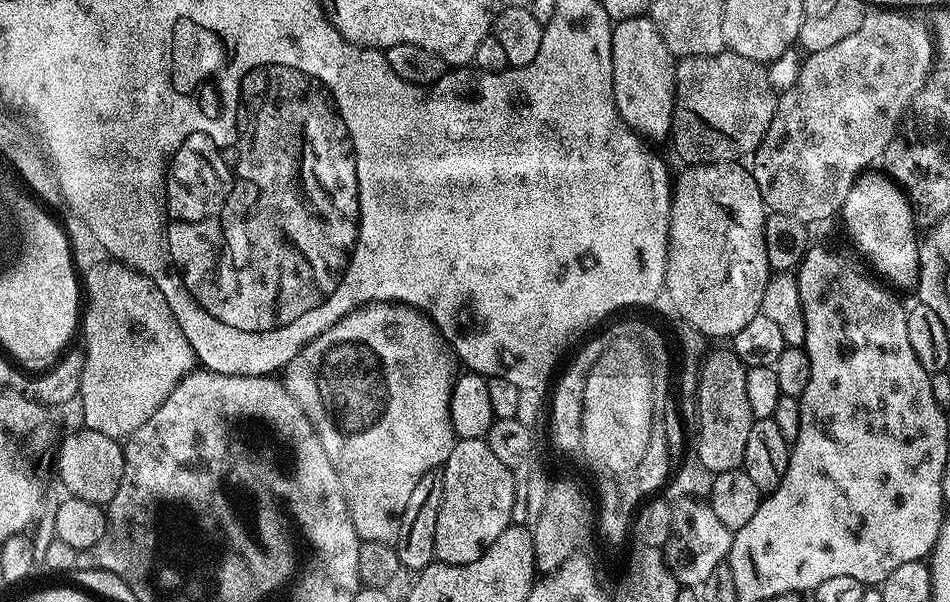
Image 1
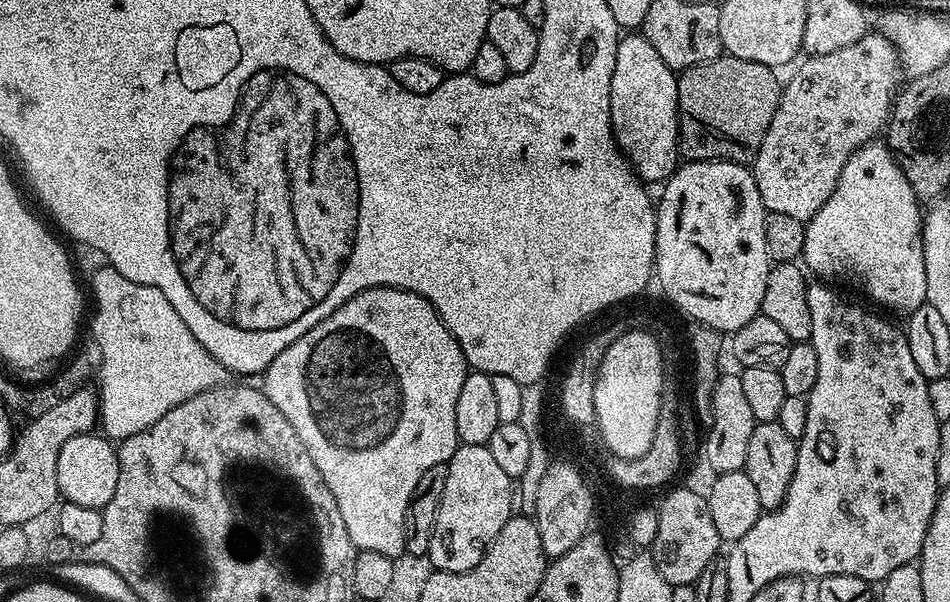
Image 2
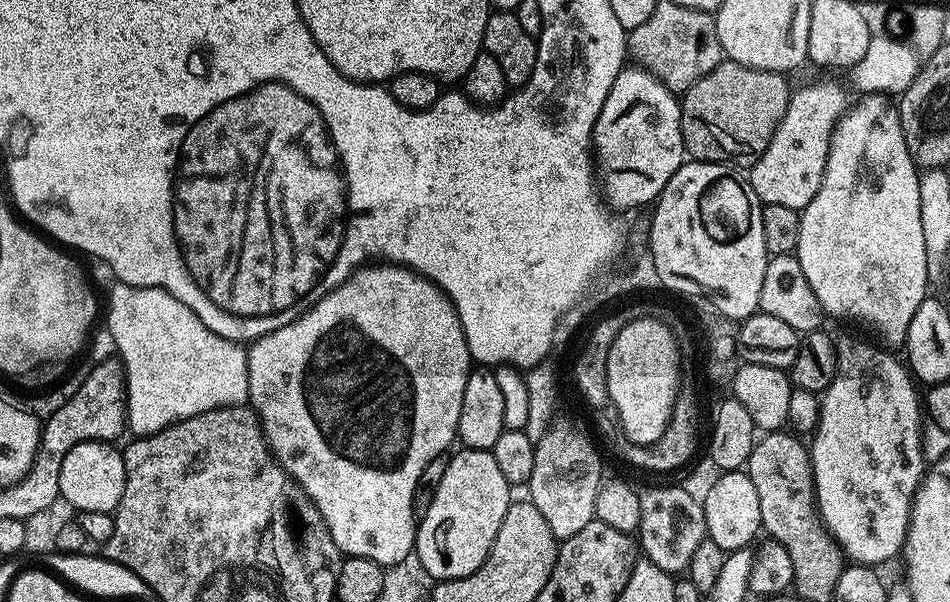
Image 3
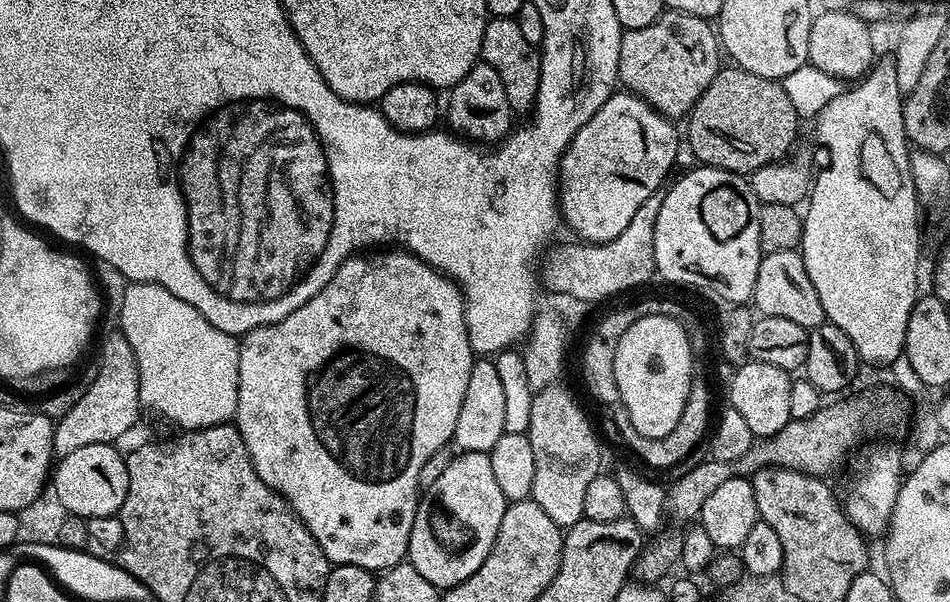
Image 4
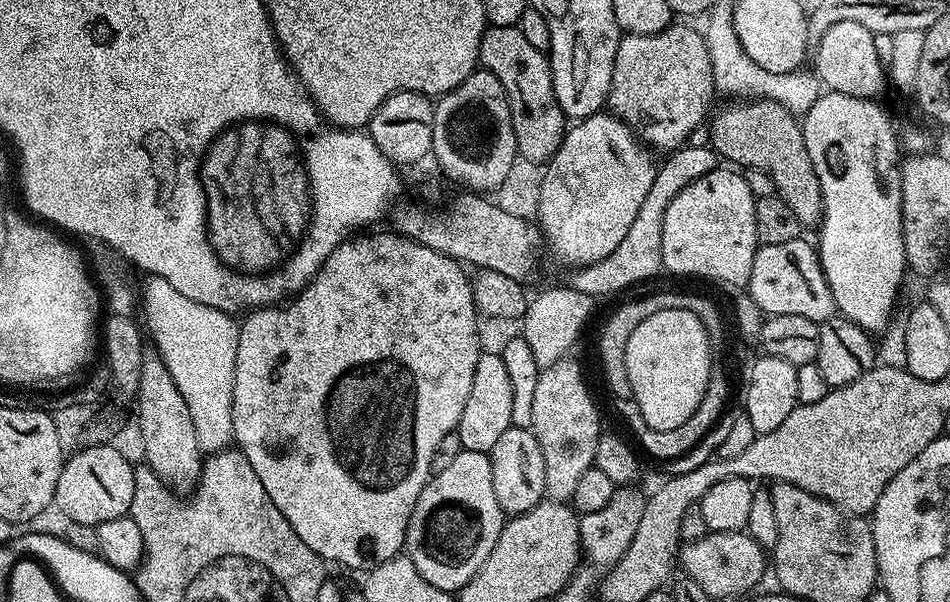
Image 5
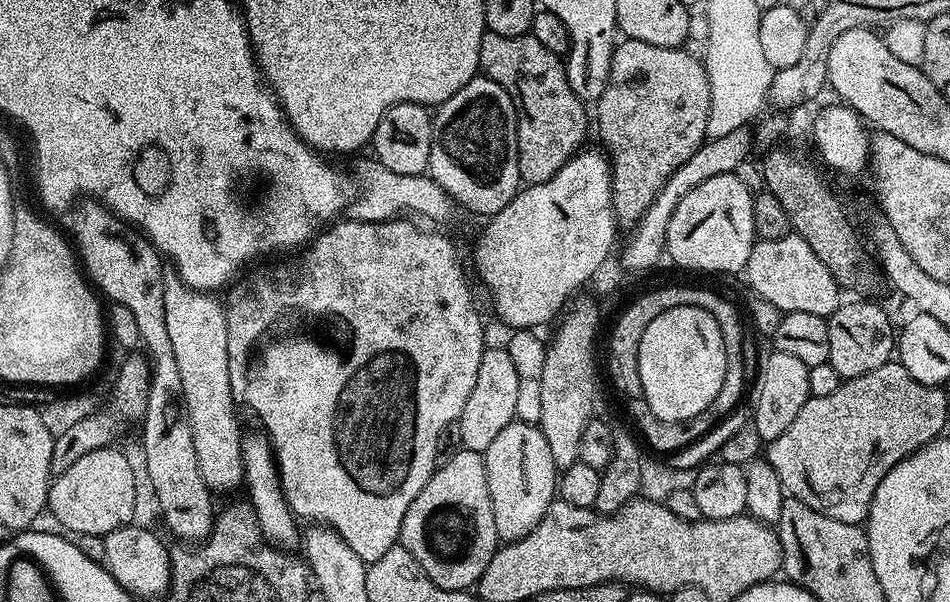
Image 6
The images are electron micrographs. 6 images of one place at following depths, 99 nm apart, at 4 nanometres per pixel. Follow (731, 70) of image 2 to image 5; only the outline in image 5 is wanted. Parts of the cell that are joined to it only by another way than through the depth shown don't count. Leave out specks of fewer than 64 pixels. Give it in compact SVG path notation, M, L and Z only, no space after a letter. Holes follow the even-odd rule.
M749 99L747 102L729 104L732 105L722 109L717 116L715 113L710 120L710 146L717 157L744 170L757 168L767 172L776 187L775 195L781 196L786 206L794 210L801 226L819 225L824 211L822 186L818 182L814 162L810 162L810 154L806 150L801 121L777 100Z

